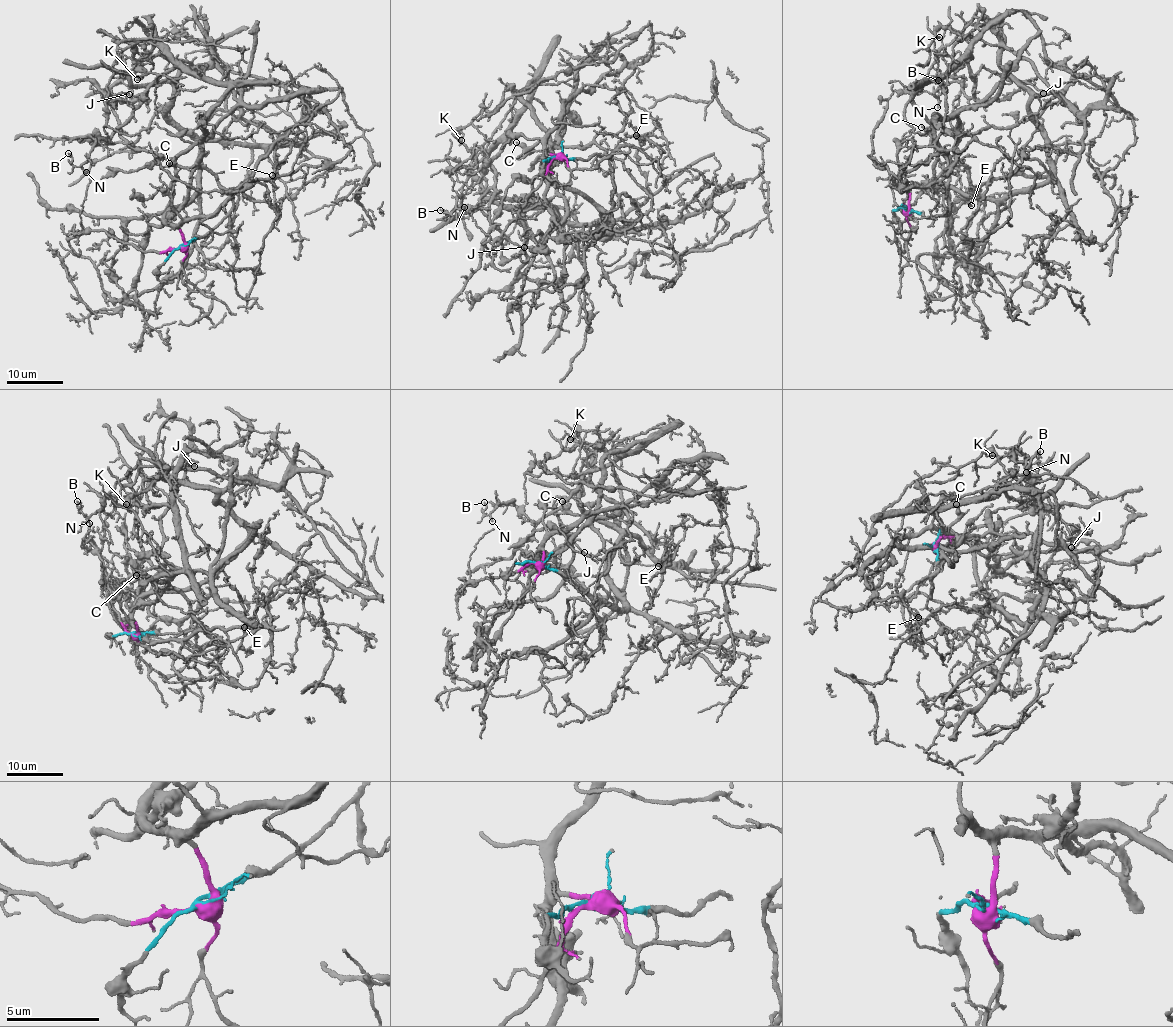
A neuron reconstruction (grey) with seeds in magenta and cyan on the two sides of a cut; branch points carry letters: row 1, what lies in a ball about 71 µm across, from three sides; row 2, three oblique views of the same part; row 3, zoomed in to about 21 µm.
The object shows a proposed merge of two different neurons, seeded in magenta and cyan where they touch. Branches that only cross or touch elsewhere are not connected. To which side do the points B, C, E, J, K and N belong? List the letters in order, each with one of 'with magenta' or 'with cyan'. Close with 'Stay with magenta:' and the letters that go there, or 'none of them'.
B: with cyan
C: with cyan
E: with magenta
J: with cyan
K: with magenta
N: with cyan
Stay with magenta: E, K

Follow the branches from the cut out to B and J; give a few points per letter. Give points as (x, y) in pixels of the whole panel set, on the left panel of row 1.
B: (180, 246), (232, 208), (199, 165), (227, 87), (177, 67), (91, 136), (87, 162), (68, 153)
J: (180, 246), (232, 208), (199, 165), (204, 120), (227, 87), (177, 67), (135, 106), (112, 101), (128, 94)

